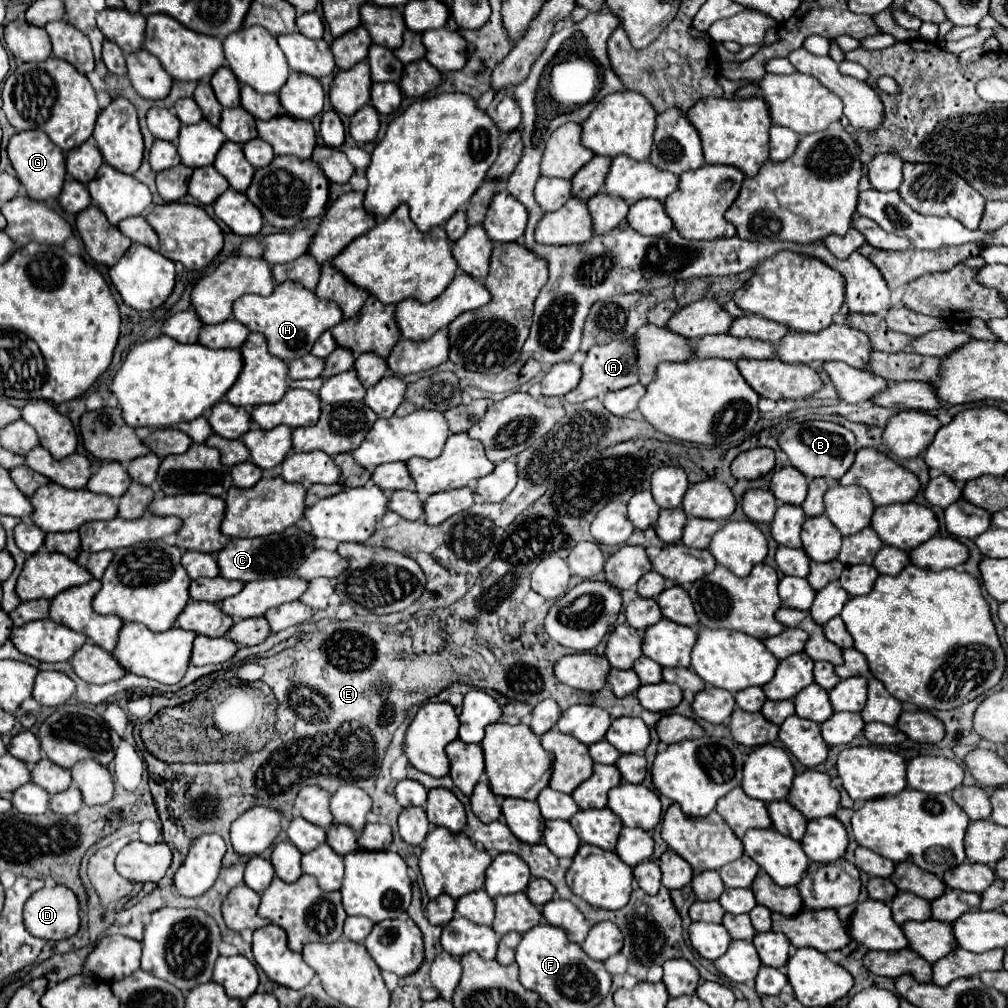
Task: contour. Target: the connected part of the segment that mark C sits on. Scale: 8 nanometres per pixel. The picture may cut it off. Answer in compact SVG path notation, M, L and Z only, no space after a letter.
M290 527L280 535L272 537L256 537L256 539L232 539L218 555L216 563L220 569L220 577L228 581L254 581L262 577L282 577L282 575L294 575L300 561L304 561L304 555L308 555L314 549L314 539L308 531L300 531L298 527Z

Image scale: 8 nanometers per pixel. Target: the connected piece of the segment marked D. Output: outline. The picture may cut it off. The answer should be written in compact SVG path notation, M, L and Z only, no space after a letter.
M64 885L36 891L24 905L26 929L40 937L62 941L80 929L80 905L72 889Z

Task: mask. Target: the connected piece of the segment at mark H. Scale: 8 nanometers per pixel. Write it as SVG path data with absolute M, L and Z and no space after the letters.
M286 281L276 285L274 293L268 297L262 295L244 295L234 301L232 315L236 321L248 327L252 333L262 333L268 341L270 355L292 361L310 353L316 339L340 323L340 309L330 301L316 301L316 295L302 285L294 285L294 281Z

